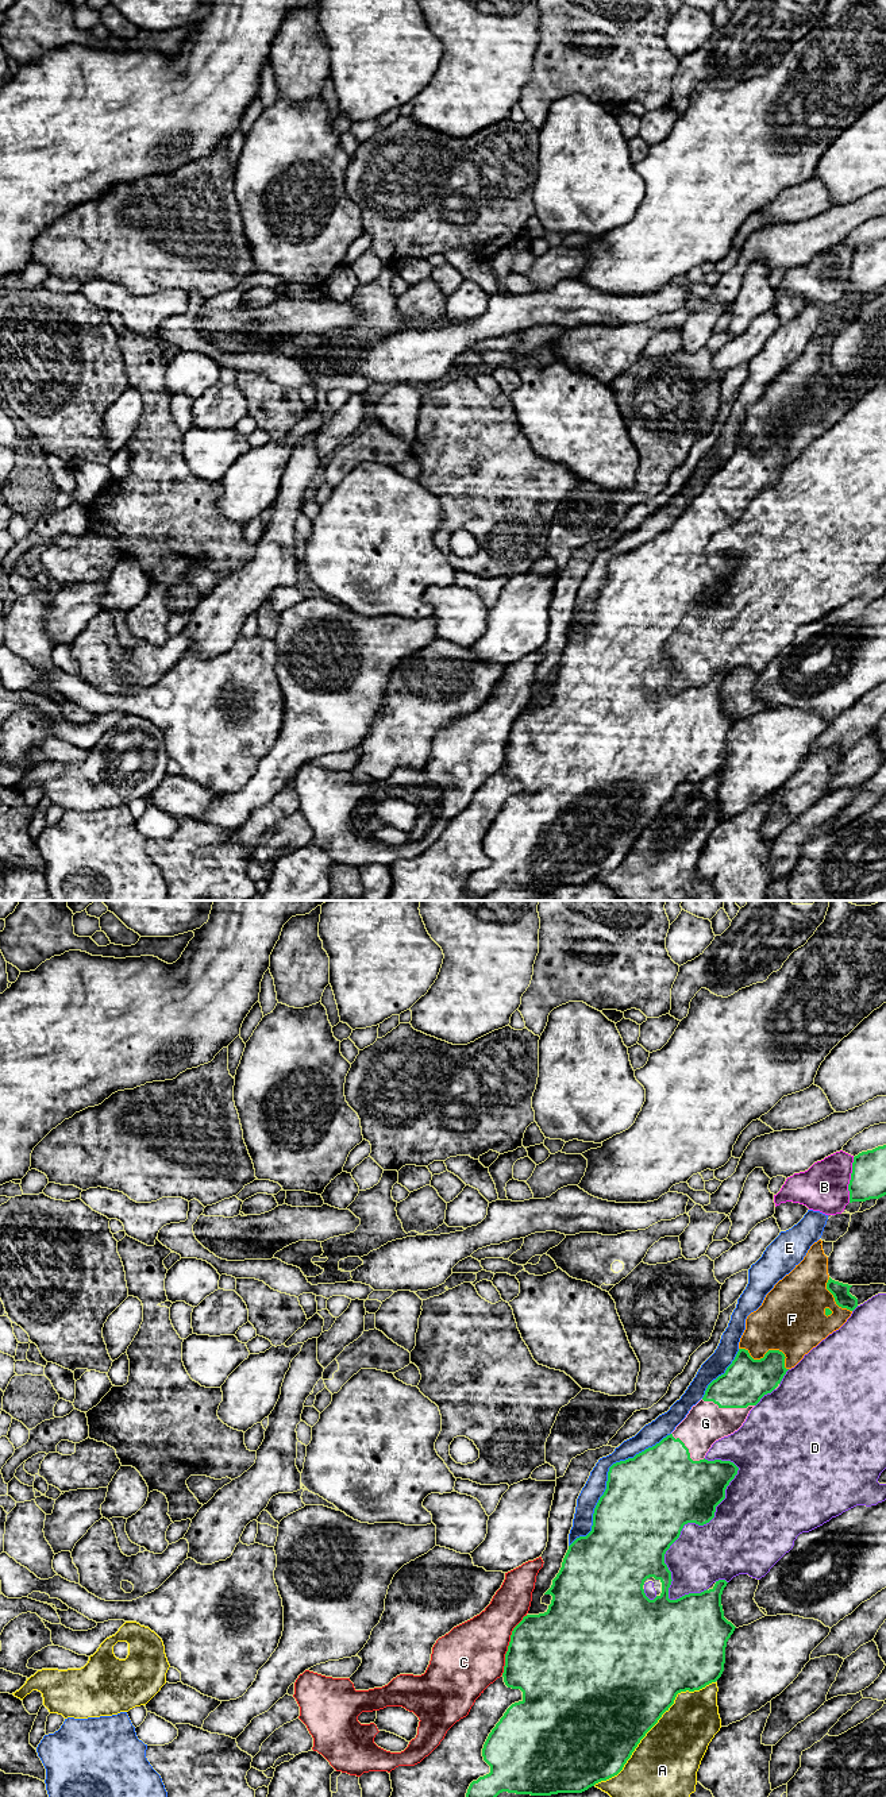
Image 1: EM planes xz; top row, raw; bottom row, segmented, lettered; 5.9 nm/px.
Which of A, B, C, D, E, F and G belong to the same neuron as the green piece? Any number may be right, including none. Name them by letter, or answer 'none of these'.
G

